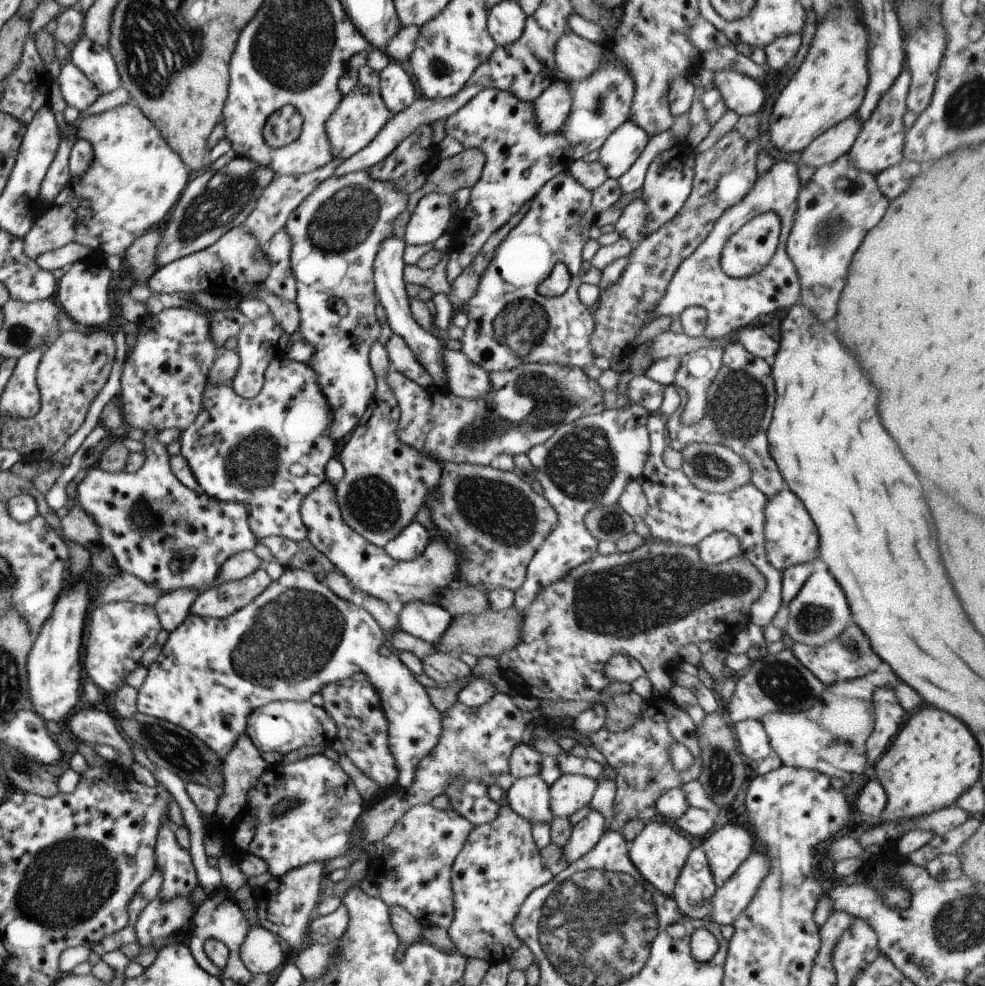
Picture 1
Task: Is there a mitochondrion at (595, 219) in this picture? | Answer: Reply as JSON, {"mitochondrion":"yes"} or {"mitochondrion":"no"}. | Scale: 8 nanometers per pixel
{"mitochondrion":"no"}

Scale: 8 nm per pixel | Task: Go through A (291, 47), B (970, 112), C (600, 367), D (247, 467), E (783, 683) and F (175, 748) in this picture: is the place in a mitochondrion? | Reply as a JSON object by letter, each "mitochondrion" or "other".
{"A":"mitochondrion","B":"mitochondrion","C":"other","D":"mitochondrion","E":"mitochondrion","F":"mitochondrion"}

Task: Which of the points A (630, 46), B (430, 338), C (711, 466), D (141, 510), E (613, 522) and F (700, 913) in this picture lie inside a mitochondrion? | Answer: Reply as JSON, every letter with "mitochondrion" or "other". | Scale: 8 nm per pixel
{"A":"other","B":"other","C":"mitochondrion","D":"mitochondrion","E":"mitochondrion","F":"other"}

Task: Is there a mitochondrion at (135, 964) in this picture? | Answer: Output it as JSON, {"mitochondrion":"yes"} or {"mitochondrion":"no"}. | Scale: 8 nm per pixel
{"mitochondrion":"no"}

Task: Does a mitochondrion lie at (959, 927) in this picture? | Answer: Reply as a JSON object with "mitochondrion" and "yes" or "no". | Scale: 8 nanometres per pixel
{"mitochondrion":"yes"}

